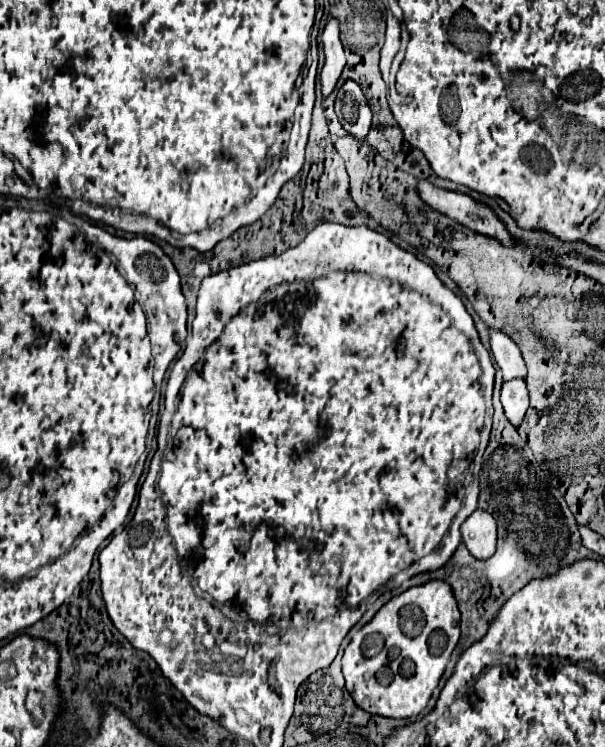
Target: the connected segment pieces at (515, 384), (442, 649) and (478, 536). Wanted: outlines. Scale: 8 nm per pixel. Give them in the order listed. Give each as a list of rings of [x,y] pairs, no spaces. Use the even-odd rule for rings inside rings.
[[[512,378],[512,382],[502,382],[500,400],[502,400],[502,406],[504,406],[504,412],[506,412],[508,420],[514,426],[520,426],[522,416],[528,408],[526,382],[520,382],[520,378]]]
[[[430,580],[426,584],[412,586],[406,592],[390,598],[374,614],[374,618],[352,636],[350,644],[344,650],[342,672],[346,678],[346,690],[350,692],[354,702],[370,714],[380,714],[388,718],[418,716],[428,706],[428,700],[446,670],[448,658],[456,648],[460,636],[458,624],[460,610],[456,606],[452,588],[444,580]],[[408,604],[422,606],[426,614],[426,626],[414,638],[406,636],[398,624],[398,612],[402,606]],[[370,632],[380,632],[386,638],[386,644],[376,658],[364,658],[360,650],[364,636],[368,636]]]
[[[476,508],[460,526],[462,540],[474,558],[490,558],[496,550],[496,520],[490,512]]]

